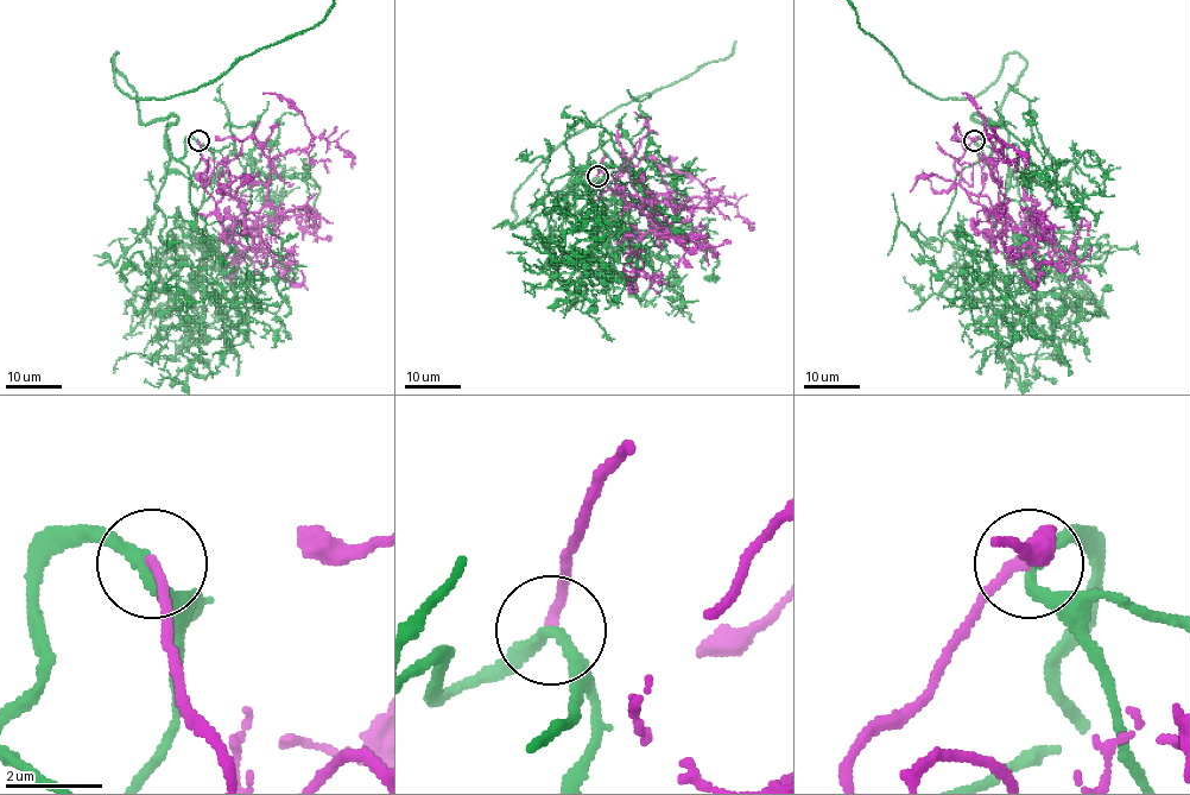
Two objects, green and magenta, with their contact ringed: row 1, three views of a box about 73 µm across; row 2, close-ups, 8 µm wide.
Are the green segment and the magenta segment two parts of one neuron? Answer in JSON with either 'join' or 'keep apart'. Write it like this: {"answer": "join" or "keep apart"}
{"answer": "join"}

